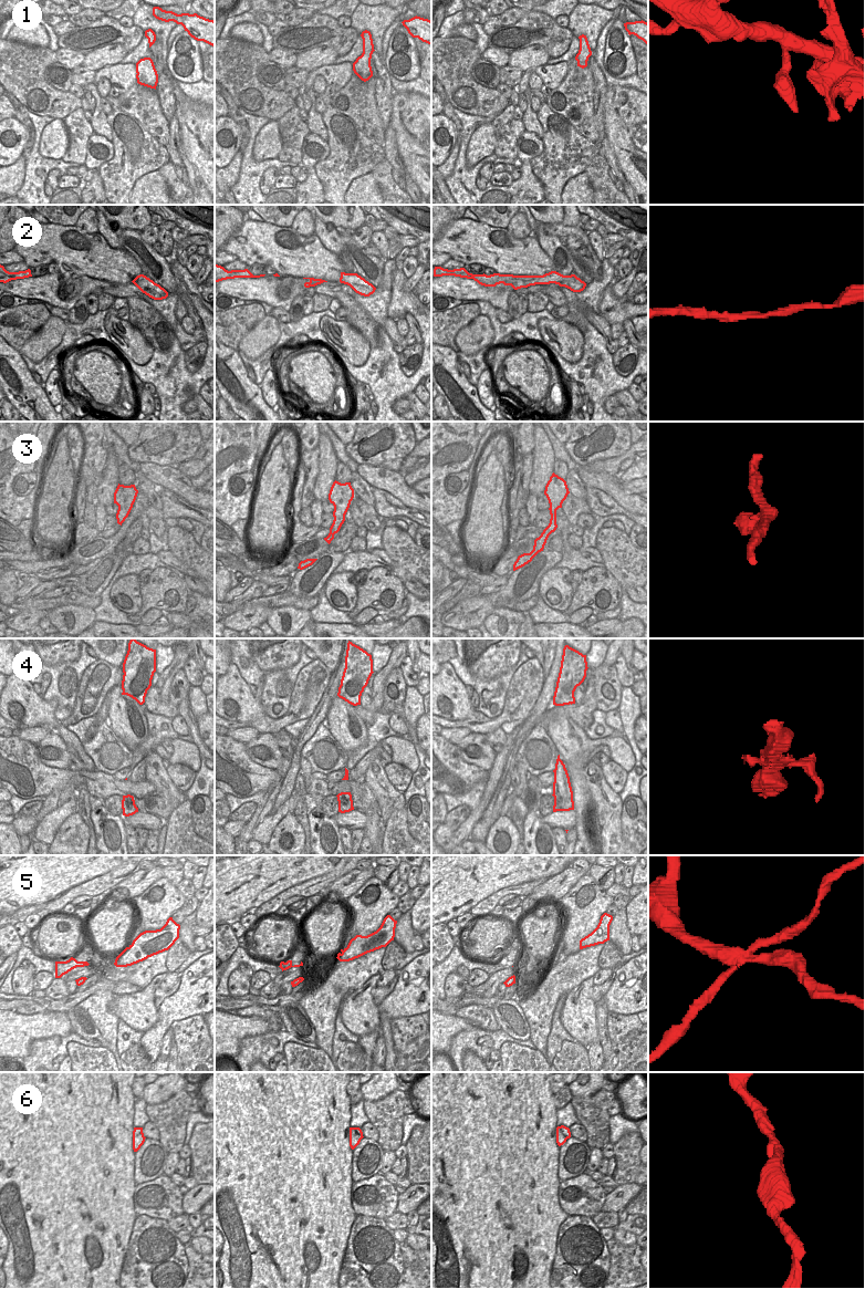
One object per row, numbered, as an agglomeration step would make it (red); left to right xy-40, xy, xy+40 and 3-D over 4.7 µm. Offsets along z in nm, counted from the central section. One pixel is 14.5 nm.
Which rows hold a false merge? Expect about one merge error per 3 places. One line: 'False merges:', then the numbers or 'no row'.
False merges: 4

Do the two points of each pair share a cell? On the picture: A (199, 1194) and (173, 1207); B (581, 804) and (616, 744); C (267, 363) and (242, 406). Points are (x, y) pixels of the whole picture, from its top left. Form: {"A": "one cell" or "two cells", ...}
{"A": "two cells", "B": "one cell", "C": "two cells"}

